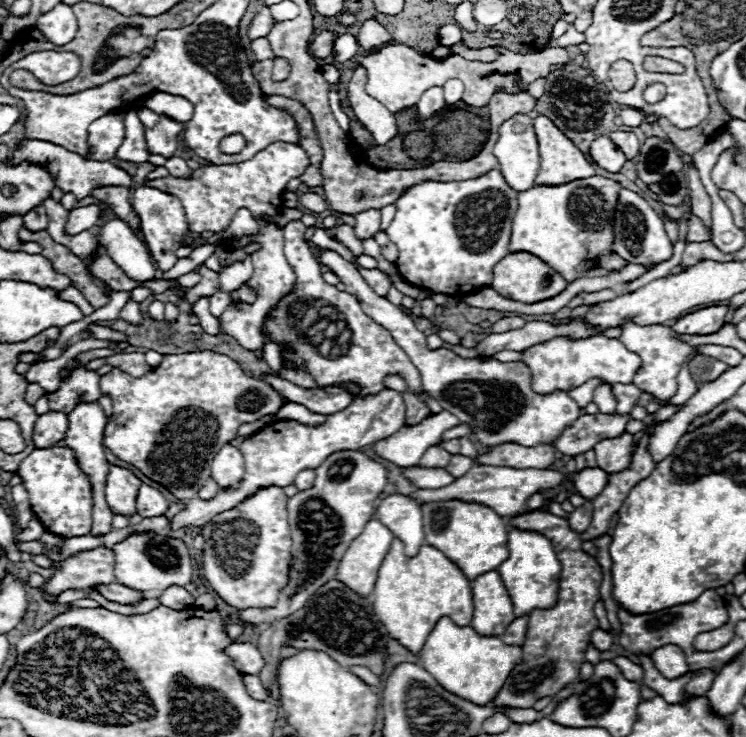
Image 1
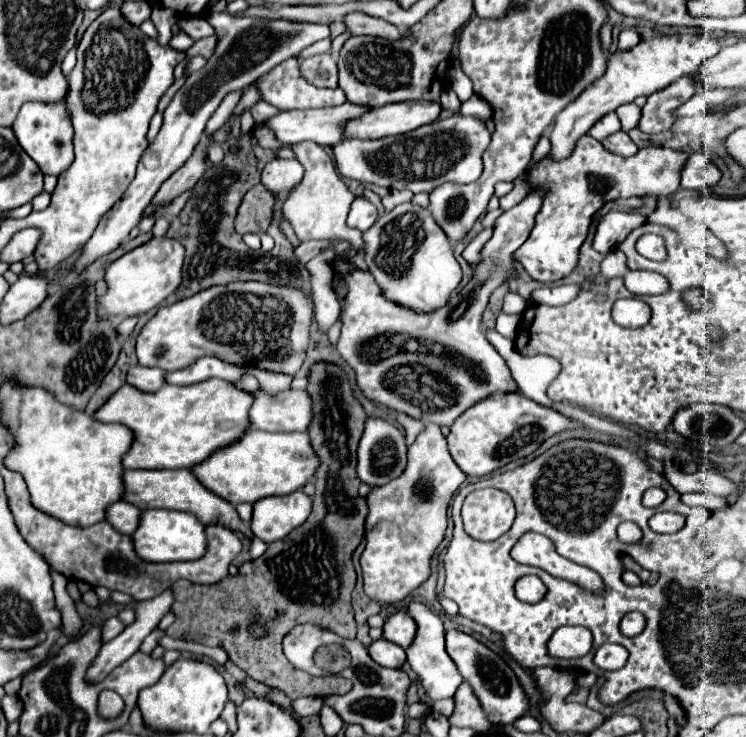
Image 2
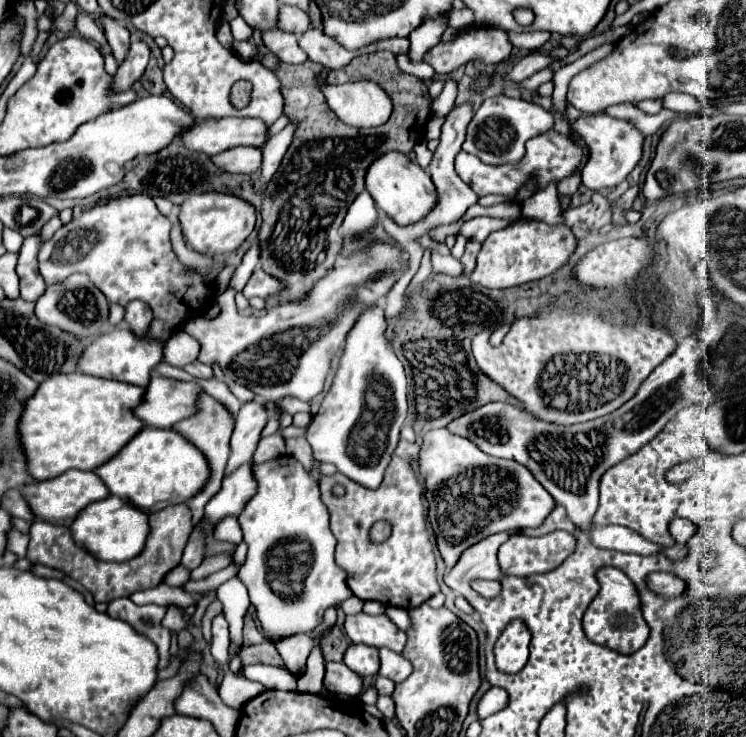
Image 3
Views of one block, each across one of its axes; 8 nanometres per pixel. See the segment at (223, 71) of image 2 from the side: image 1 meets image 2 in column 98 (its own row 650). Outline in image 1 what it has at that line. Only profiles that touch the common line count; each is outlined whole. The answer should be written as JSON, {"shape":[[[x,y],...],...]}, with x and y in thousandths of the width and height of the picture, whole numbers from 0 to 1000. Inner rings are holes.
{"shape":[[[314,871],[303,877],[300,887],[306,887],[314,898],[314,904],[324,915],[346,915],[354,906],[354,893],[346,885],[346,879],[335,871]]]}

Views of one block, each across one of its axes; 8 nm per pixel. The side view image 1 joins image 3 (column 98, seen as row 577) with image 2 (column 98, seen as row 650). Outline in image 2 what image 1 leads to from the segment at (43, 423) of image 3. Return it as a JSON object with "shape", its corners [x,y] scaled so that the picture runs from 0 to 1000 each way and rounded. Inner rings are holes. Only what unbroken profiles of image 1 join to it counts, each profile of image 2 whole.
{"shape":[[[295,513],[257,524],[220,521],[212,532],[188,532],[166,521],[126,567],[161,573],[180,586],[180,602],[164,624],[169,635],[260,635],[335,583],[332,556],[338,545],[340,532],[322,529],[314,518]]]}

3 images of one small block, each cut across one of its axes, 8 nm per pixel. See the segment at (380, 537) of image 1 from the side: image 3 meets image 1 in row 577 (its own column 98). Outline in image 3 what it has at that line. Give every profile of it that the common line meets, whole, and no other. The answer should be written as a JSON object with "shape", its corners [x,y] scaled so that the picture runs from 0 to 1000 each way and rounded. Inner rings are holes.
{"shape":[[[155,442],[150,450],[134,453],[126,464],[118,467],[118,472],[113,472],[102,499],[121,510],[147,513],[147,516],[172,518],[172,521],[196,526],[201,516],[201,502],[214,491],[214,486],[217,486],[214,472],[209,472],[206,467],[198,467],[198,461],[182,461],[182,456],[177,456],[169,442]]]}

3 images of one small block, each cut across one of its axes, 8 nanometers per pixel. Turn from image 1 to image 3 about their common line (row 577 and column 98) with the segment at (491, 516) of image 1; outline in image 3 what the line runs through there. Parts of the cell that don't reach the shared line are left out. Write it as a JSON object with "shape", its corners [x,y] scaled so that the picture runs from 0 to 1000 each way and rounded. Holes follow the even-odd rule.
{"shape":[[[196,578],[150,624],[131,632],[126,643],[134,646],[147,670],[193,695],[209,695],[257,676],[279,651],[279,630],[239,586]]]}

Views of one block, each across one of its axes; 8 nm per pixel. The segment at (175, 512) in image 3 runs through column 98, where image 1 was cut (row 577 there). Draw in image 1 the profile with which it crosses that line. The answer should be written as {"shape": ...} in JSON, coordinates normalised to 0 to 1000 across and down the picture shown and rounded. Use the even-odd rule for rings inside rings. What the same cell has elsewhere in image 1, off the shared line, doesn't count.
{"shape":[[[705,695],[700,700],[684,703],[678,711],[694,719],[718,719],[729,725],[740,735],[753,765],[748,820],[740,828],[716,828],[710,833],[705,871],[700,877],[702,893],[686,909],[668,944],[660,950],[662,958],[713,961],[718,950],[729,944],[745,944],[759,928],[769,928],[777,917],[777,904],[786,896],[783,887],[786,877],[791,874],[791,860],[802,852],[796,820],[804,814],[802,795],[807,790],[807,773],[799,757],[780,746],[777,725],[769,722],[756,703],[729,695]]]}

